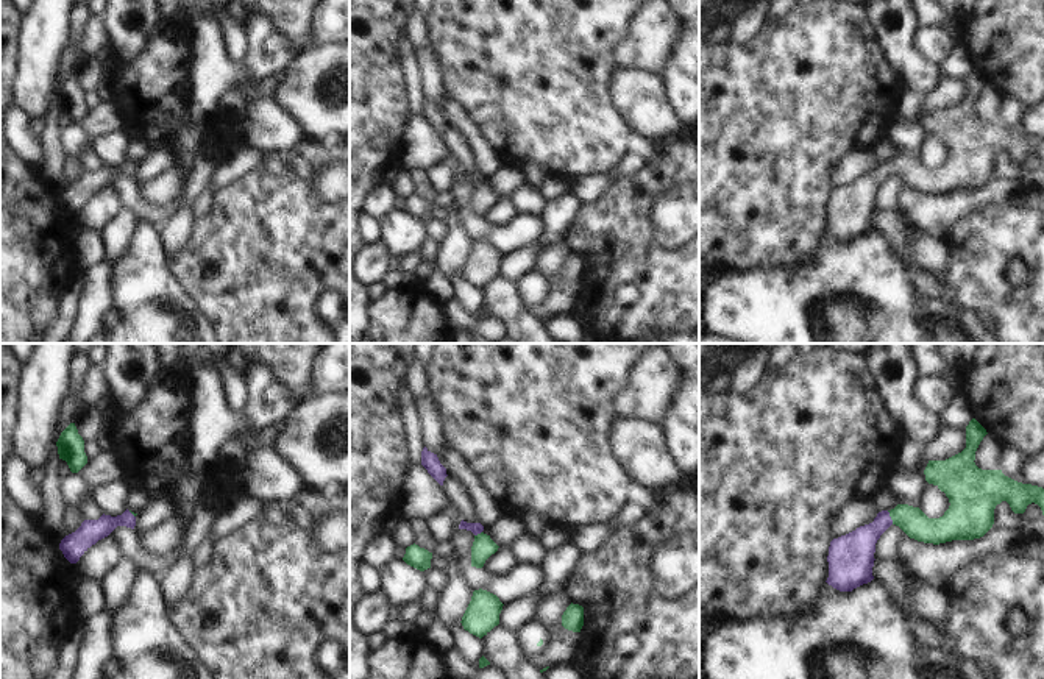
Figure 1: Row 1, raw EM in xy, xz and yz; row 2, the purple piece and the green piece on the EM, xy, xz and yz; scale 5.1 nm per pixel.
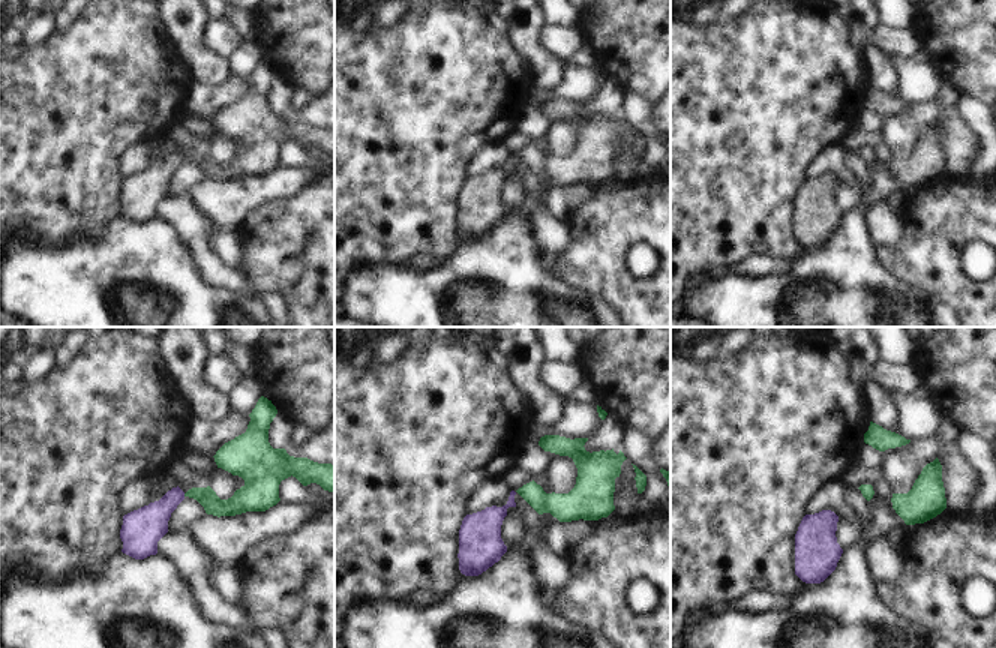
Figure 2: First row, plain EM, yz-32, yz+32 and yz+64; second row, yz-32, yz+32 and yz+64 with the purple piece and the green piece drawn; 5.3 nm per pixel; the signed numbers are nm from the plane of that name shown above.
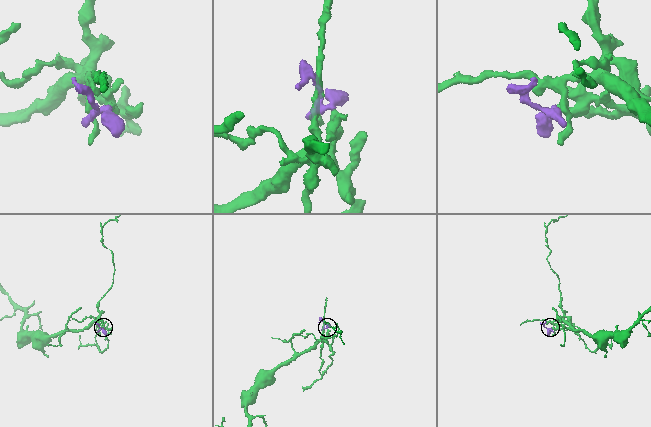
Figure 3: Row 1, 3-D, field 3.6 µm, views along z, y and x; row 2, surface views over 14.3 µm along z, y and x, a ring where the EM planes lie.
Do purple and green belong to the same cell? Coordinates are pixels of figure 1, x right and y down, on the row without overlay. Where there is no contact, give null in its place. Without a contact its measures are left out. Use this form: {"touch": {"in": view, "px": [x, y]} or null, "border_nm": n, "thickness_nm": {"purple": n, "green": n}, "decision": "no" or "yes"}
{"touch": {"in": "yz", "px": [890, 167]}, "border_nm": 80, "thickness_nm": {"purple": 190, "green": 150}, "decision": "yes"}

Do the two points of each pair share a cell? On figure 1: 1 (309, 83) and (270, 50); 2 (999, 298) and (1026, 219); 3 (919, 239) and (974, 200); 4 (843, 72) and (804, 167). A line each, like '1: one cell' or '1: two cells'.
1: two cells
2: one cell
3: two cells
4: one cell

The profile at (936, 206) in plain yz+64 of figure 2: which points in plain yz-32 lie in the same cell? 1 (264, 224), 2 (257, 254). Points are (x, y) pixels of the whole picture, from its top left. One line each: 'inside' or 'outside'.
1: inside
2: inside

